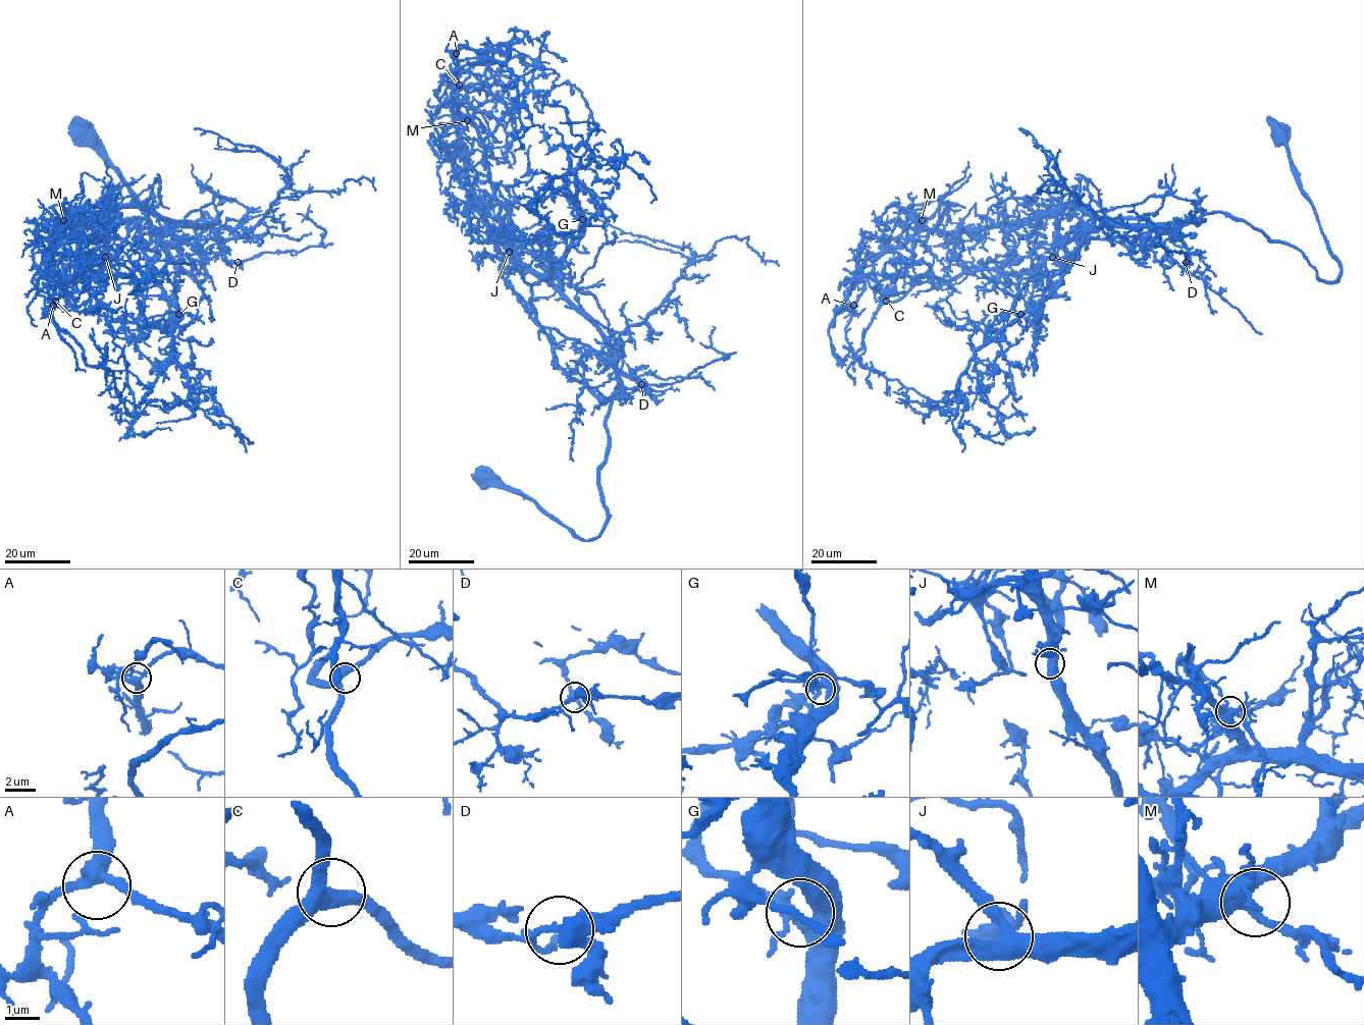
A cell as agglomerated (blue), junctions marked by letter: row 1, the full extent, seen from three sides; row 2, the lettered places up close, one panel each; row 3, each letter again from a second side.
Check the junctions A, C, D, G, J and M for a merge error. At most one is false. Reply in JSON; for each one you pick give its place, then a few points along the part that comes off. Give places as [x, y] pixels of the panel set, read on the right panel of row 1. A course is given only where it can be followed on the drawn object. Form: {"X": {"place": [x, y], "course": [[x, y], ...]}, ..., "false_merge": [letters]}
{"false_merge": []}

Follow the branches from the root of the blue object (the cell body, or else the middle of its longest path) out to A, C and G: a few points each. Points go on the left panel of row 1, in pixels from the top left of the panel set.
A: (85, 136), (161, 246), (205, 277), (204, 212), (213, 223), (104, 209), (52, 232), (53, 305)
C: (85, 136), (161, 246), (205, 277), (196, 237), (204, 212), (214, 222), (149, 213), (55, 301)
G: (85, 136), (161, 246), (199, 282), (202, 214), (214, 222), (170, 227), (149, 261), (178, 314)

